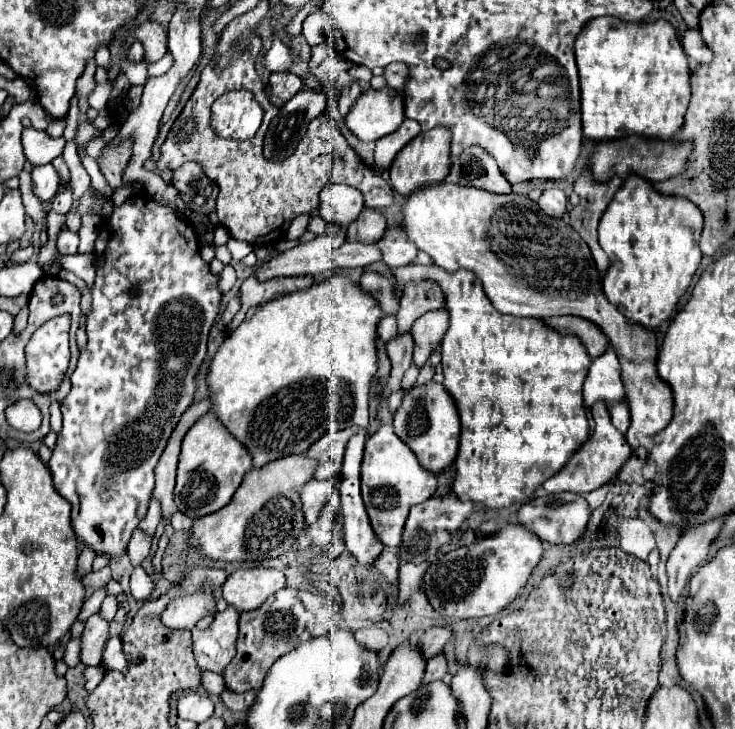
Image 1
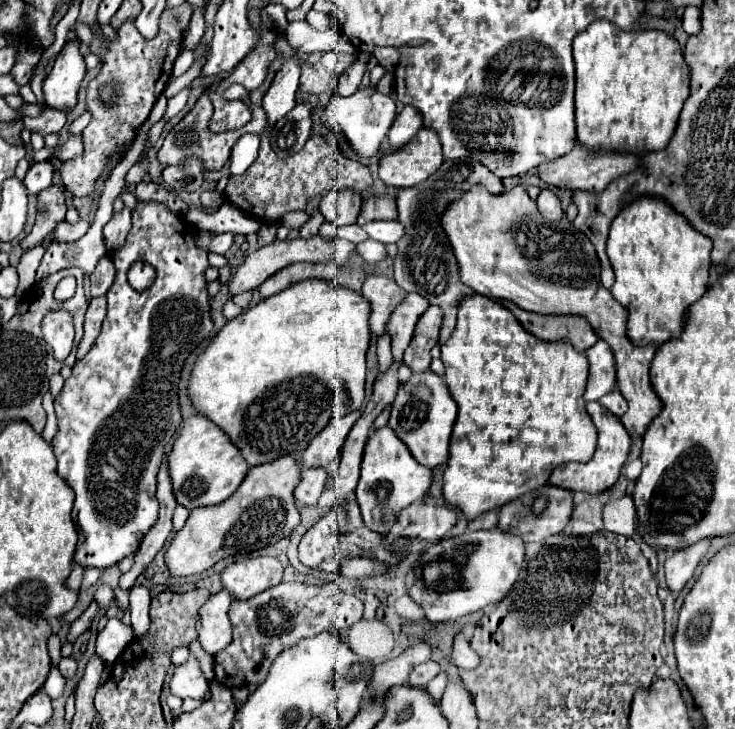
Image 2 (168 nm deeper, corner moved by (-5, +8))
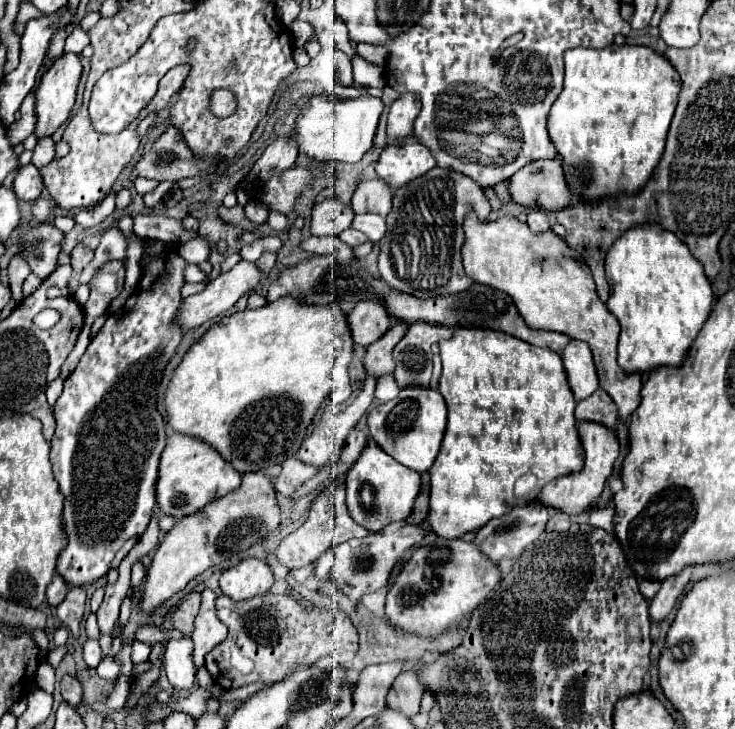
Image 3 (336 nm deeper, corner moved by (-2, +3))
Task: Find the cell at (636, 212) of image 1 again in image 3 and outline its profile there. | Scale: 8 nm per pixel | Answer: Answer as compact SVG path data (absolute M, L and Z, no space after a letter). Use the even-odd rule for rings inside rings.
M632 226L606 252L606 278L610 282L610 298L606 306L618 318L622 328L618 340L618 364L628 372L650 372L658 366L682 364L688 346L698 336L714 302L702 262L690 254L690 248L676 238L676 234L662 230L662 226Z

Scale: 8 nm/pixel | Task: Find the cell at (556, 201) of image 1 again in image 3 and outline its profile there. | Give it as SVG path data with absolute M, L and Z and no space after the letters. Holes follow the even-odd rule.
M530 210L526 222L528 222L532 232L546 232L546 230L550 230L550 220L548 220L546 210Z

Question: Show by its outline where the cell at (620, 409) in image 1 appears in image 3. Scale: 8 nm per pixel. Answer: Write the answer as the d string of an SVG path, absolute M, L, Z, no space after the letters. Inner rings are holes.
M598 388L588 400L578 402L576 420L590 420L614 428L618 422L618 408L614 406L614 400L602 388Z

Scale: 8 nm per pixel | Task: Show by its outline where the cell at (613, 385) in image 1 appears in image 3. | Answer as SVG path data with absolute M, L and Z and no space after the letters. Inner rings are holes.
M572 340L560 354L576 402L580 402L582 398L590 398L590 394L594 394L594 390L598 390L600 386L590 346L586 346L586 342L582 340Z

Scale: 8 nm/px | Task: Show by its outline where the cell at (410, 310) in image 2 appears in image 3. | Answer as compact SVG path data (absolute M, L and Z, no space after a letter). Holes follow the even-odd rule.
M394 322L392 328L378 342L368 346L366 356L364 356L364 368L366 368L368 374L384 376L384 374L394 372L392 350L402 340L406 330L408 330L408 326L402 326L402 322Z

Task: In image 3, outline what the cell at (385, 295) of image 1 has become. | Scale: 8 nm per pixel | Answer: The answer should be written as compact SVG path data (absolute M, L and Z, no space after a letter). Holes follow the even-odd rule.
M380 298L370 302L358 302L348 314L348 324L352 330L352 340L360 346L370 346L390 328L390 314L386 314L386 304Z

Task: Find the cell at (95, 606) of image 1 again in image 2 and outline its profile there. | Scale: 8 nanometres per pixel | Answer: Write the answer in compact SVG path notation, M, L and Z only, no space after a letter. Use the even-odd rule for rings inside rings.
M91 603L89 605L89 609L71 625L71 629L69 629L69 635L67 635L67 641L69 643L73 643L81 633L85 633L87 629L89 629L89 625L91 625L91 621L93 621L93 617L95 617L95 613L97 613L97 603Z

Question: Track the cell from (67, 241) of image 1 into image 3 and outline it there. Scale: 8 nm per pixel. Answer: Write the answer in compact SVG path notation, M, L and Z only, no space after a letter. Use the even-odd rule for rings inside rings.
M38 224L20 236L20 244L22 244L20 252L30 264L30 270L36 276L46 278L56 268L64 240L66 240L64 232L60 232L54 224Z

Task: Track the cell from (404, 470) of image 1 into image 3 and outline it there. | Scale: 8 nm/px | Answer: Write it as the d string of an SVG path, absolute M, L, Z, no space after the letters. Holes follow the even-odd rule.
M368 440L356 464L346 476L346 502L350 516L368 532L378 532L396 520L406 520L420 492L420 474L396 462L374 440Z

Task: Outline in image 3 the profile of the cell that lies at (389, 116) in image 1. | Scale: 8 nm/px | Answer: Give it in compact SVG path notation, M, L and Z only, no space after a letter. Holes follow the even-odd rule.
M312 96L296 120L298 148L318 162L360 162L374 144L382 110L382 100L374 96L358 96L352 100L340 100L336 96Z

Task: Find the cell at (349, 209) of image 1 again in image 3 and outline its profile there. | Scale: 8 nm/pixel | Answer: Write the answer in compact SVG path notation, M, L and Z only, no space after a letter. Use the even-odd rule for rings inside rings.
M326 198L312 210L312 234L314 236L338 236L352 226L354 212L338 198Z

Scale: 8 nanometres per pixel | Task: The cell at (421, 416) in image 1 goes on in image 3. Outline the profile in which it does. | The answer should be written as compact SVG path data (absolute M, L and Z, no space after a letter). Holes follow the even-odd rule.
M406 386L394 400L370 410L368 430L370 436L378 442L378 446L382 446L382 450L386 450L394 460L416 472L426 472L434 464L434 458L438 456L446 430L446 418L448 410L438 390Z

